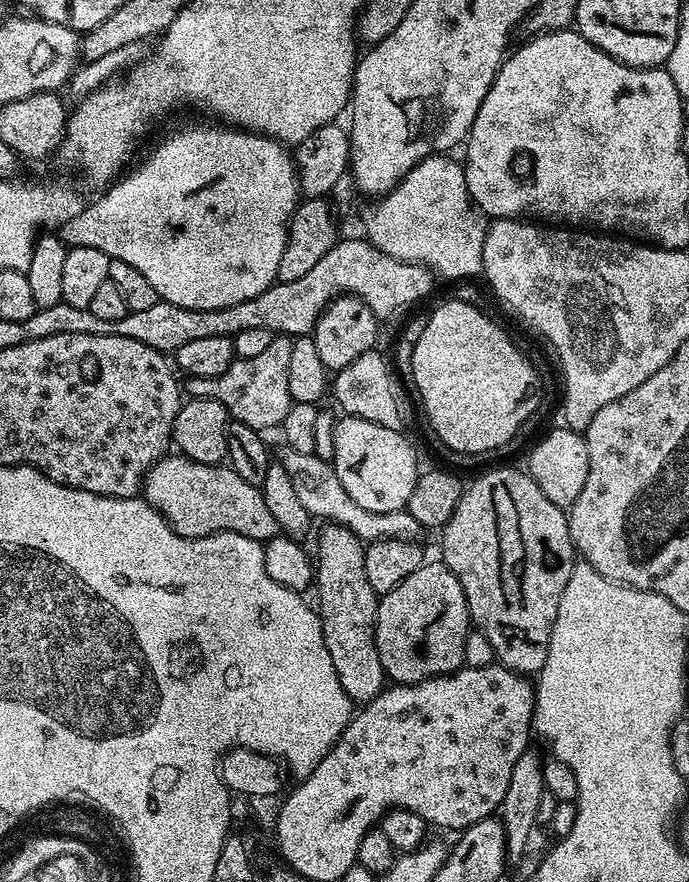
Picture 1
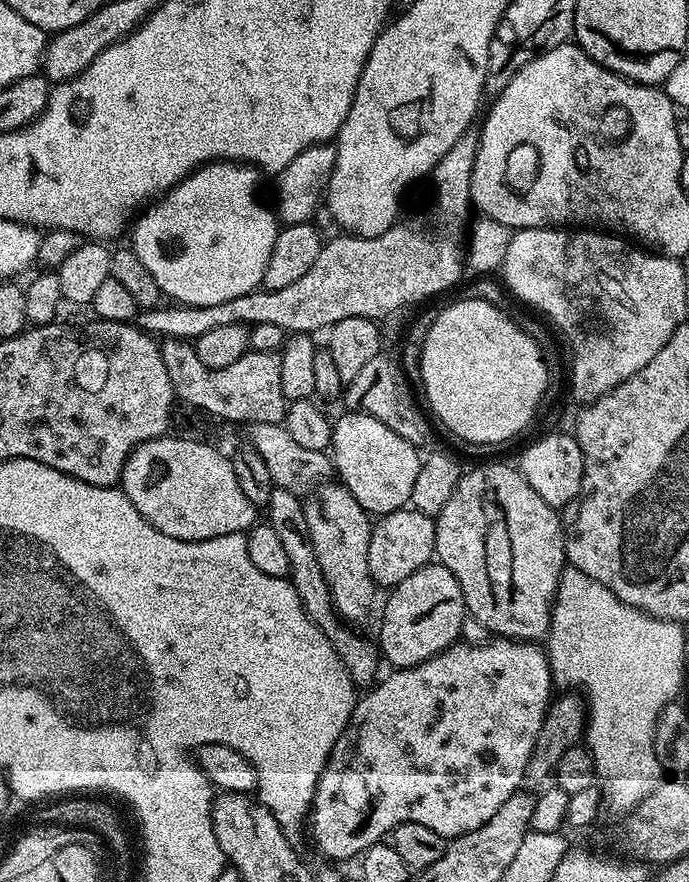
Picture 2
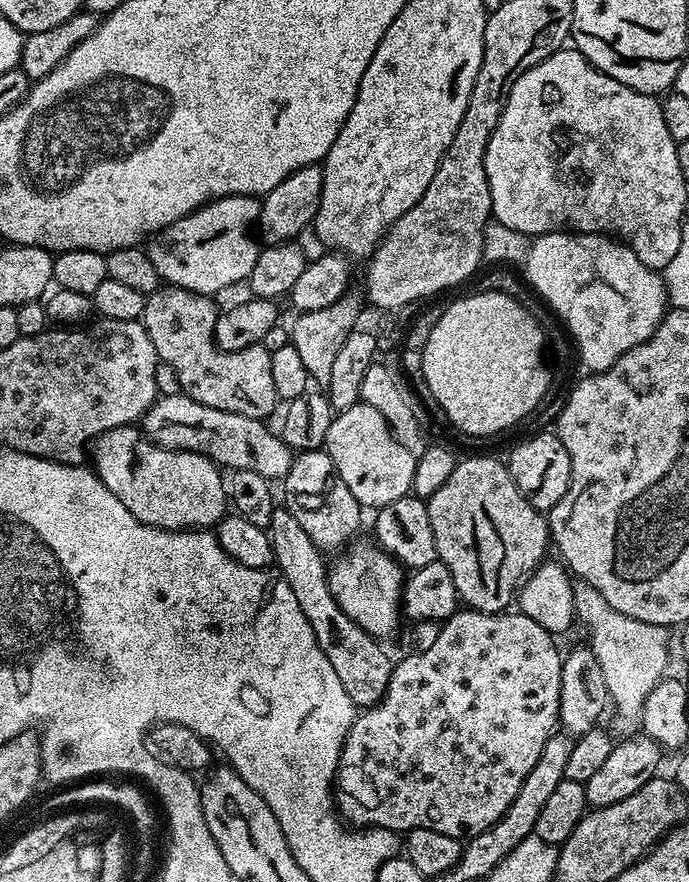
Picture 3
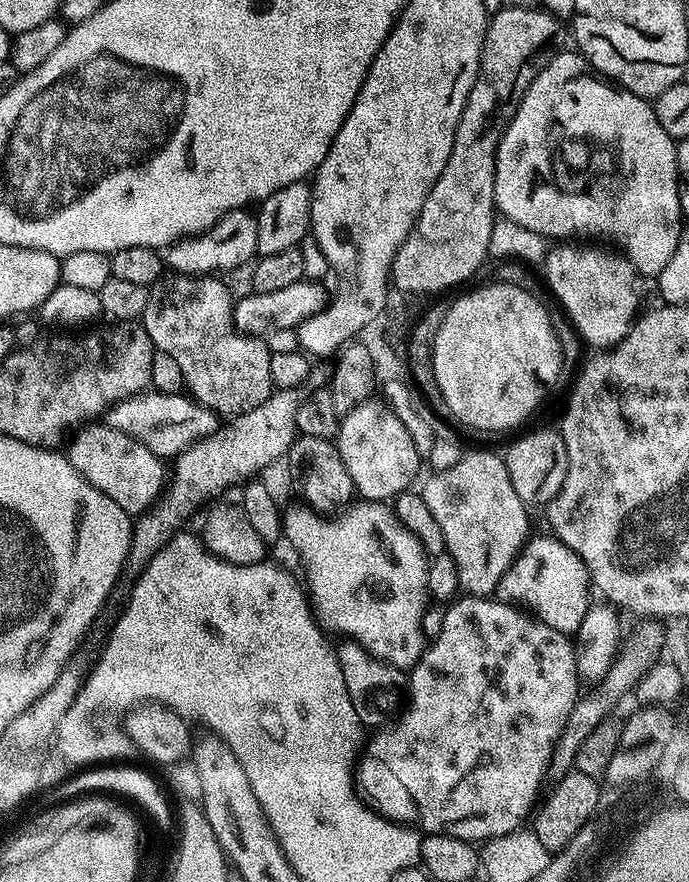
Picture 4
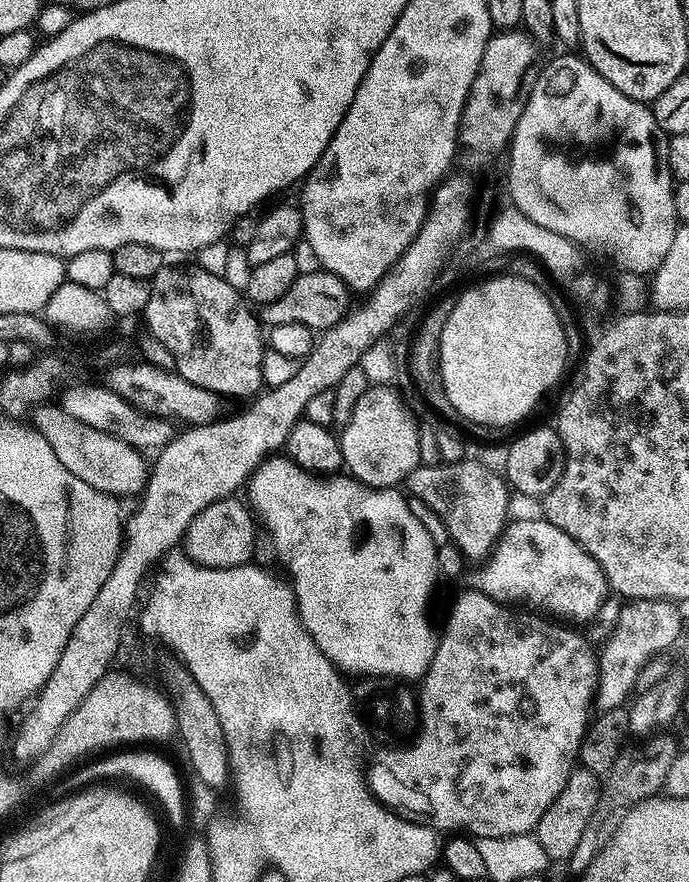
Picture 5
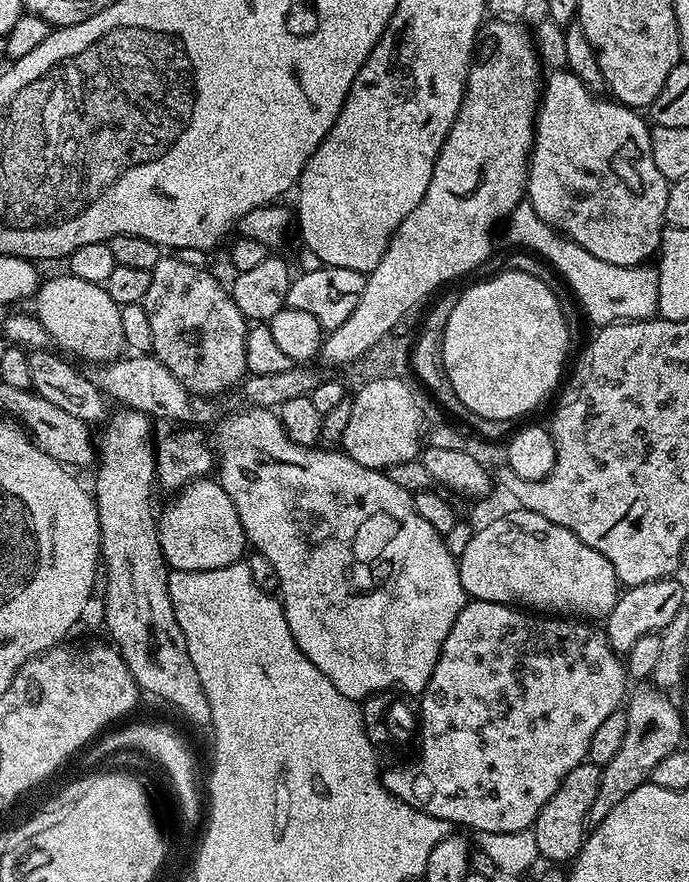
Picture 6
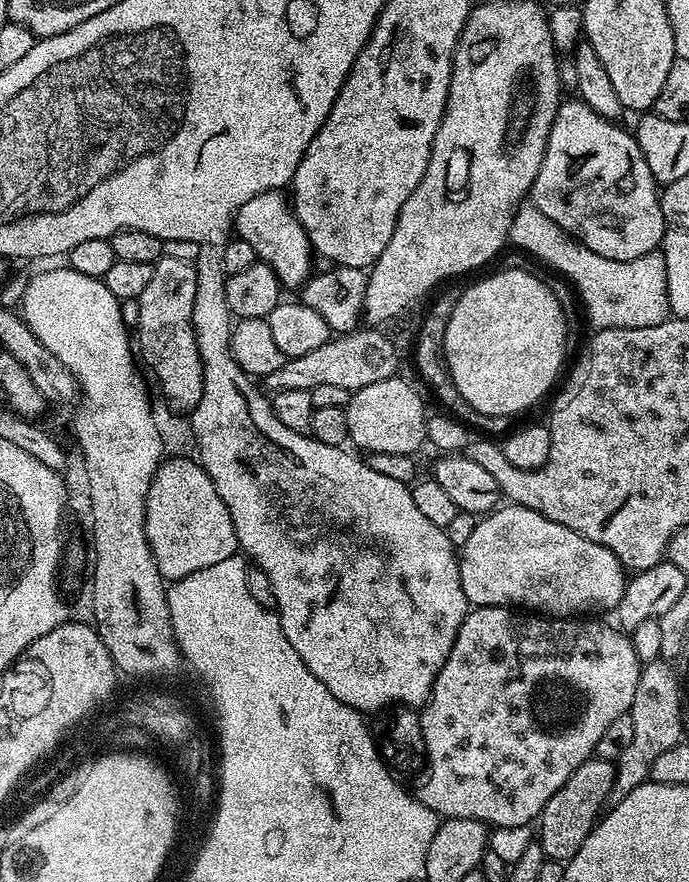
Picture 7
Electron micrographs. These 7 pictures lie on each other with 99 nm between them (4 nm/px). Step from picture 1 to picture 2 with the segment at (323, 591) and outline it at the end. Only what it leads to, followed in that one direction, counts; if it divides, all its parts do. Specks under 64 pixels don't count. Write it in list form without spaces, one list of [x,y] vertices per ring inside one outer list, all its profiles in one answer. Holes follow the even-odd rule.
[[[326,482],[316,488],[304,500],[304,513],[308,537],[314,546],[314,554],[318,554],[318,566],[322,566],[322,578],[326,578],[326,586],[330,588],[332,605],[336,607],[337,614],[345,624],[360,626],[356,624],[362,623],[371,614],[372,603],[376,600],[376,592],[378,593],[378,585],[370,574],[370,562],[366,562],[373,521],[369,513],[365,512],[356,498],[350,494],[350,490],[339,482]]]

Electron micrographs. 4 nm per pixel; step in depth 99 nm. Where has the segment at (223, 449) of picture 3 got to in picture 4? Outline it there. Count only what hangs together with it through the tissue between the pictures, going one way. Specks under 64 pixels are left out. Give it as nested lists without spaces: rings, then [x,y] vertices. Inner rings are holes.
[[[145,390],[138,396],[128,396],[125,400],[117,401],[103,413],[103,423],[142,442],[142,446],[146,446],[150,454],[161,458],[180,456],[194,442],[216,432],[217,413],[193,400],[191,395],[175,396],[172,392],[152,391]]]

